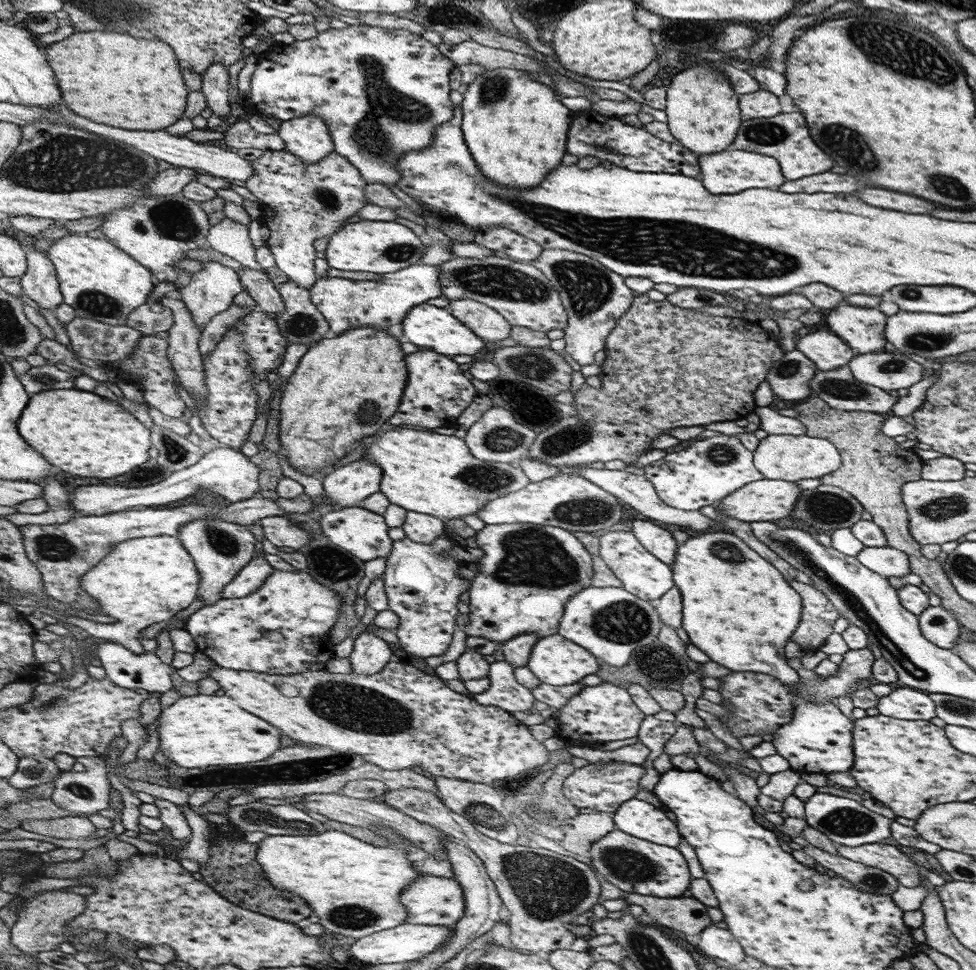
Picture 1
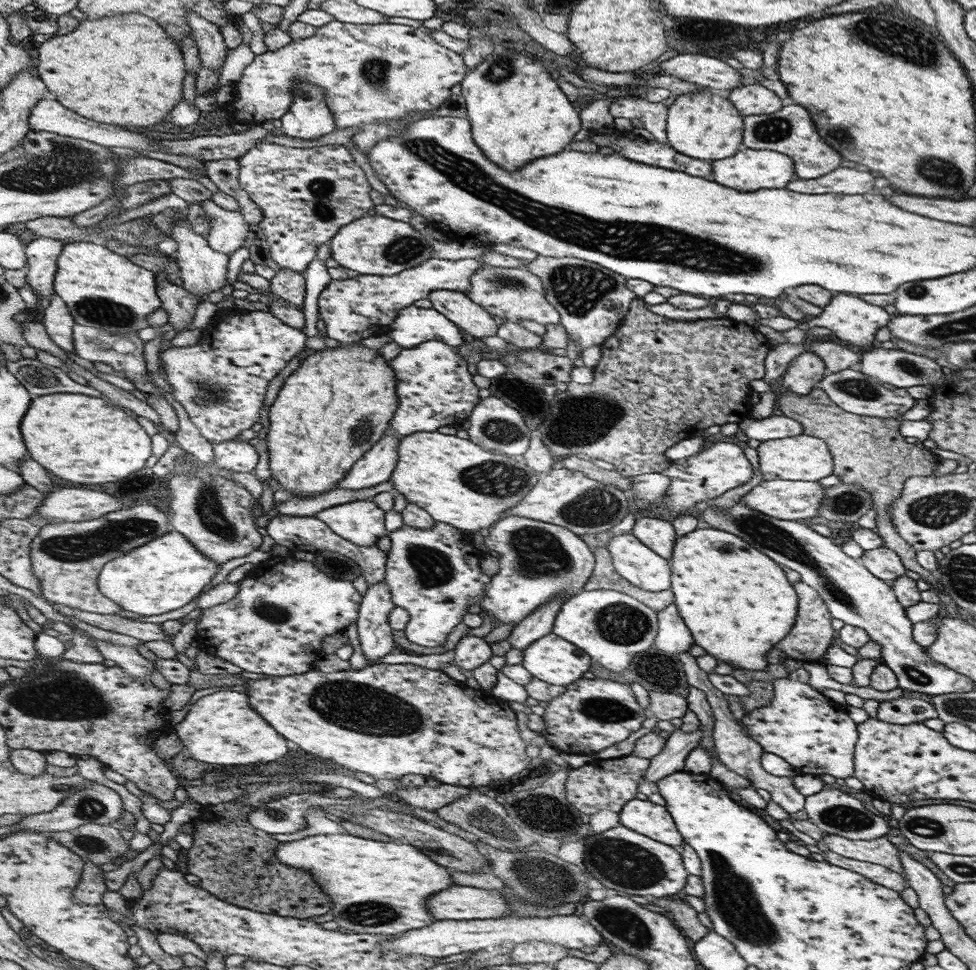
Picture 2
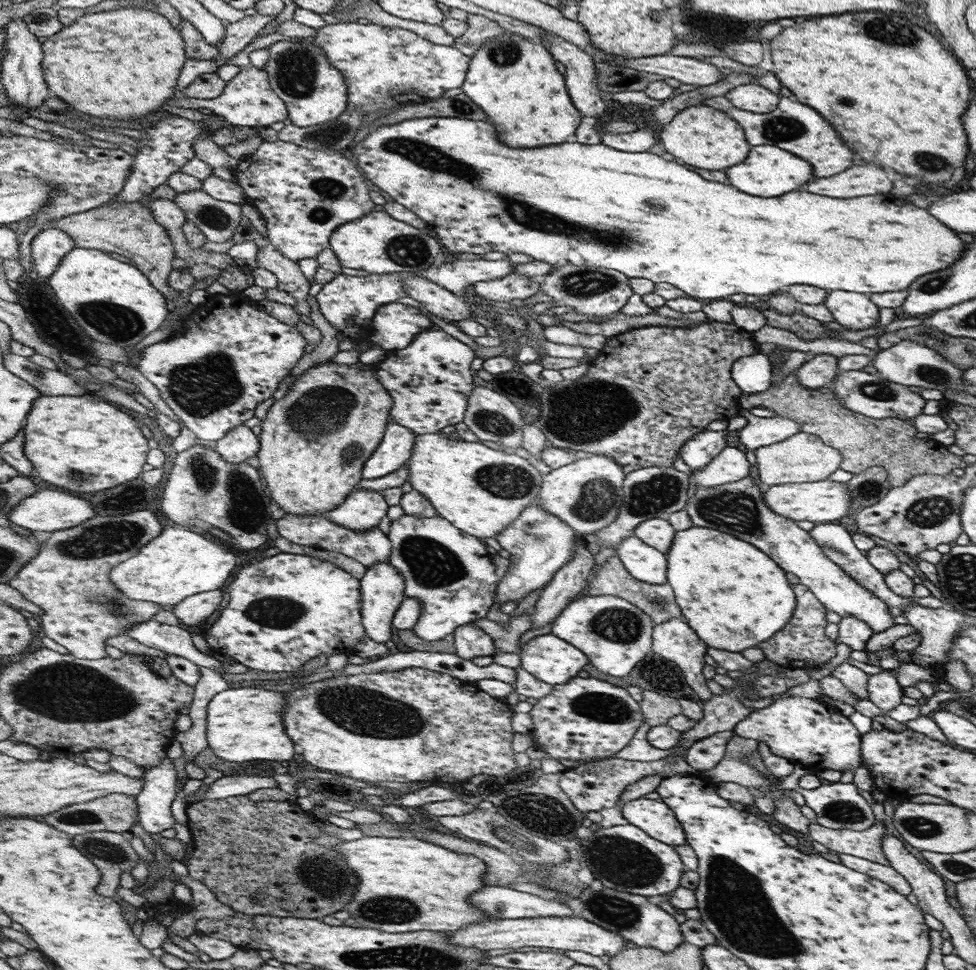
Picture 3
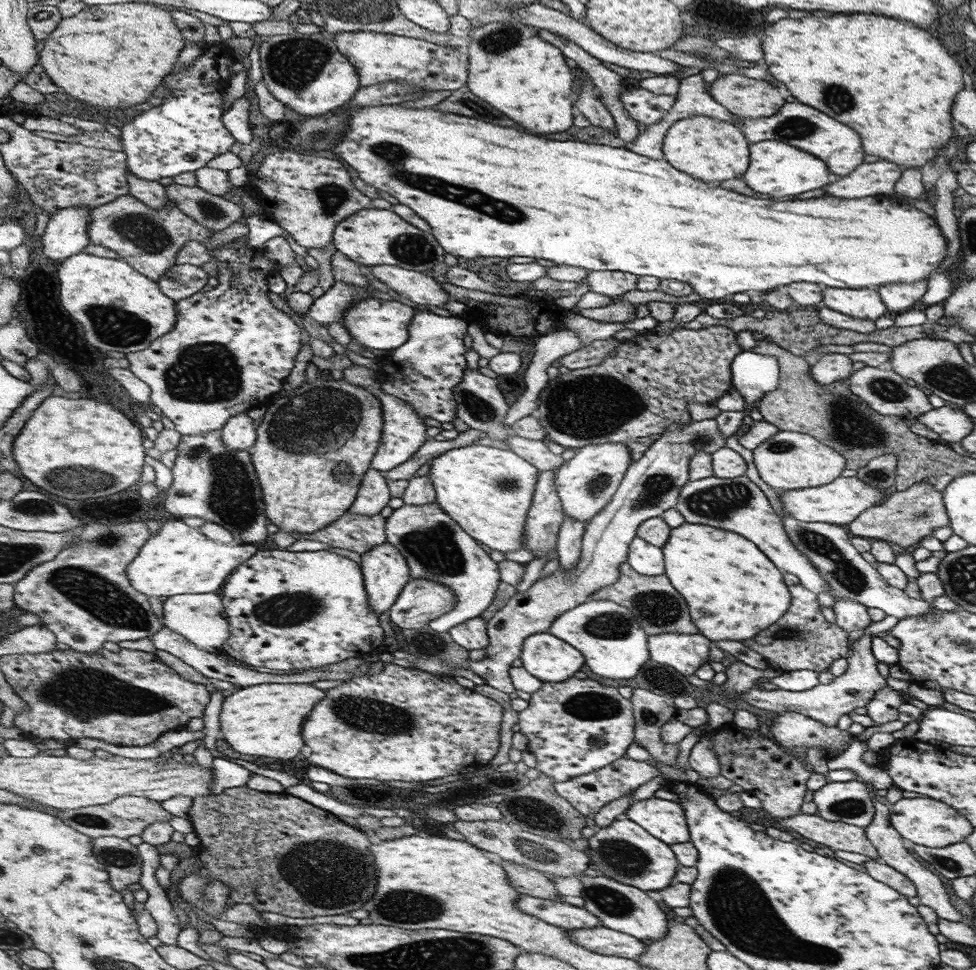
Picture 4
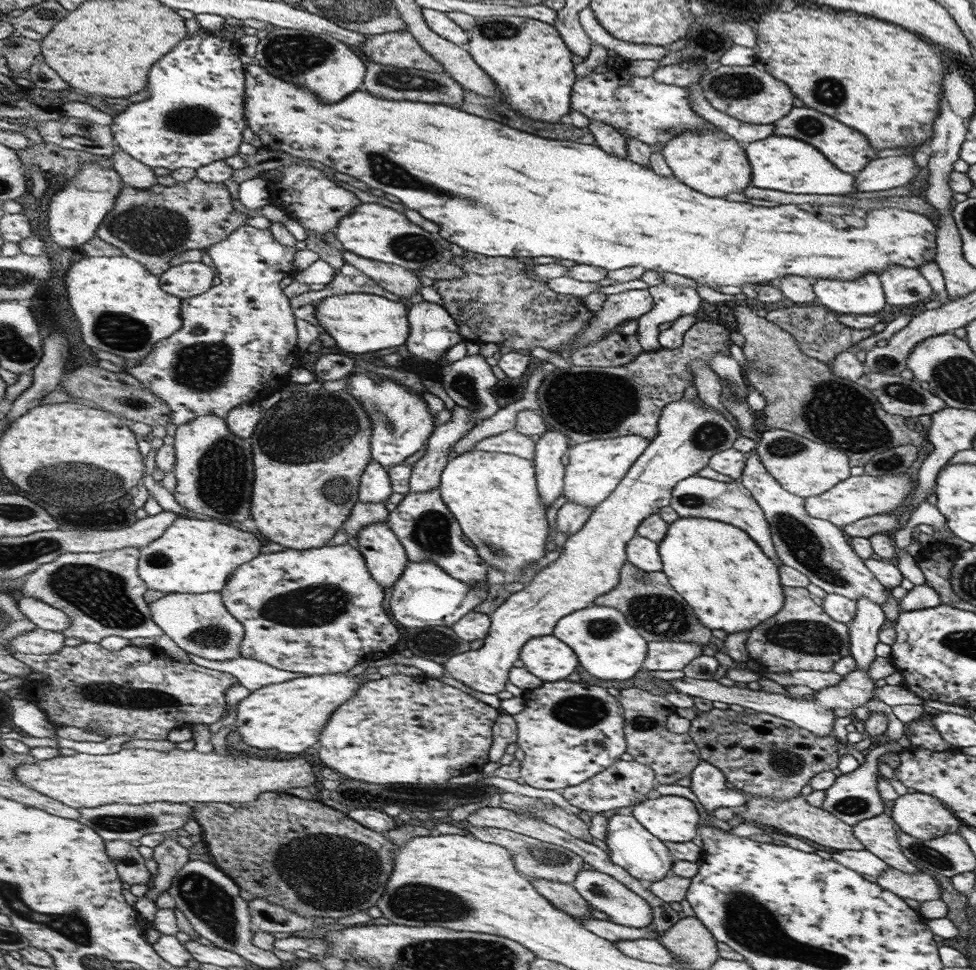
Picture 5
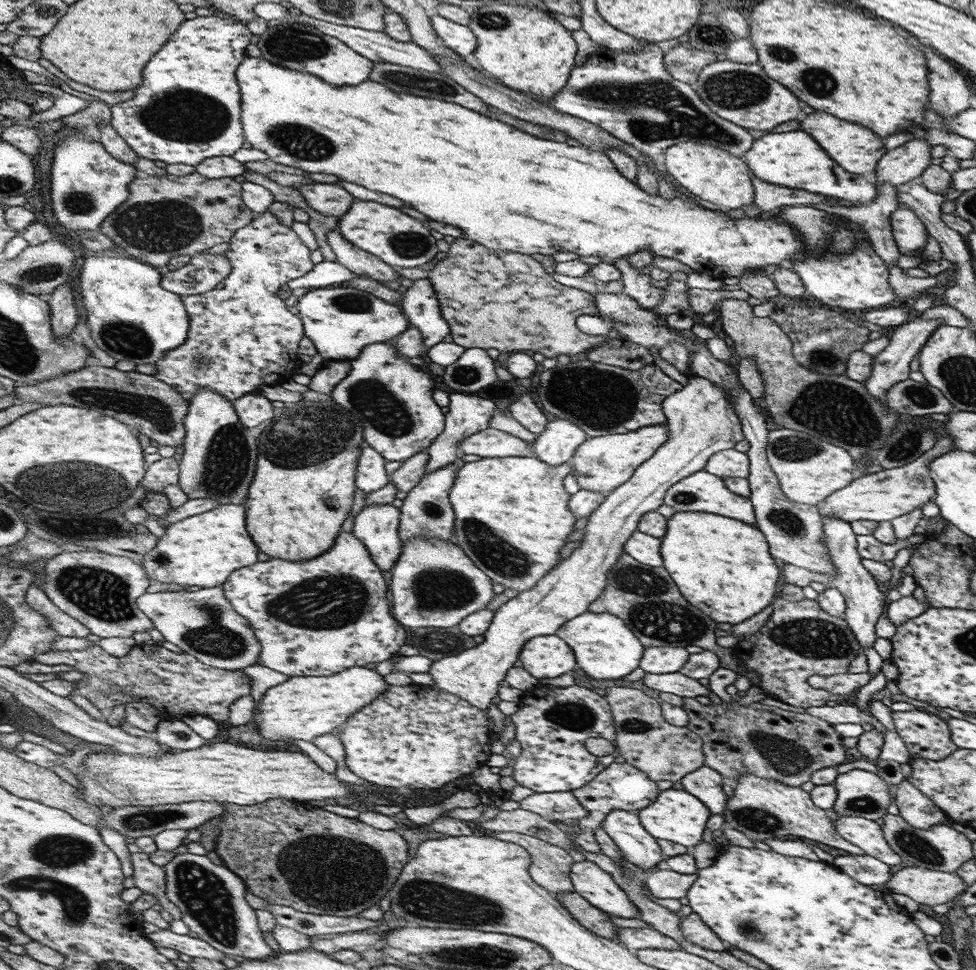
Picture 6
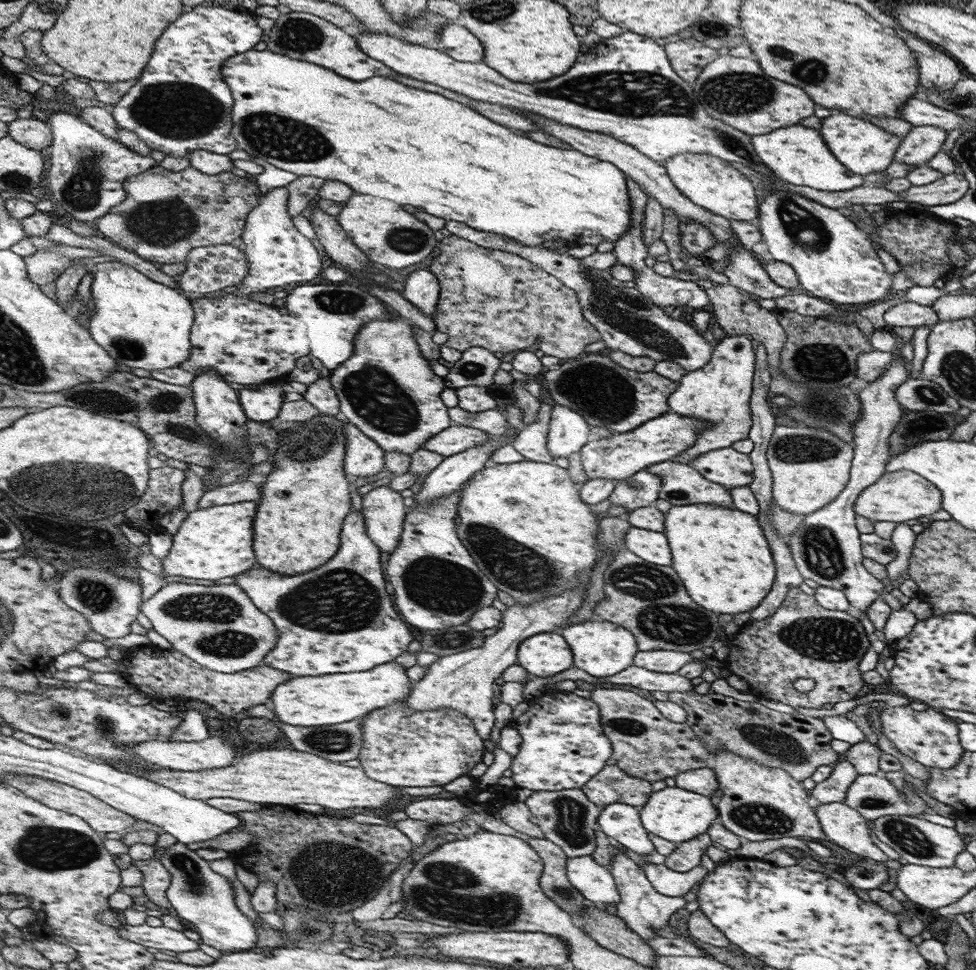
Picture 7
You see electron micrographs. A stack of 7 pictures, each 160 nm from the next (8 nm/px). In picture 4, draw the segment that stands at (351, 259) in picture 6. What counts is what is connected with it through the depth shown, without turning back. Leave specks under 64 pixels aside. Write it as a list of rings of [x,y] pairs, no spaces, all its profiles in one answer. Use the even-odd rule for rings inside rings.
[[[390,265],[369,267],[369,270],[380,282],[384,282],[400,296],[416,302],[422,308],[426,308],[427,305],[443,307],[451,300],[450,295],[432,278],[431,273]]]

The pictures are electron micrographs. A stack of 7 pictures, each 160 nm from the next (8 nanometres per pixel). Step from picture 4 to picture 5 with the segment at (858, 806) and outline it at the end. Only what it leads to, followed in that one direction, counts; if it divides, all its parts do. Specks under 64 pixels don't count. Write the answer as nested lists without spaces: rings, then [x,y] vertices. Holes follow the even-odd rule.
[[[904,734],[896,742],[889,742],[885,745],[874,745],[865,753],[865,762],[860,764],[856,770],[848,774],[841,774],[835,777],[834,784],[825,790],[826,796],[822,803],[822,808],[827,809],[840,820],[847,822],[849,825],[857,825],[860,821],[867,818],[874,818],[879,814],[884,813],[886,800],[880,797],[878,793],[878,758],[882,754],[890,752],[902,752],[905,749],[912,747],[910,740]]]

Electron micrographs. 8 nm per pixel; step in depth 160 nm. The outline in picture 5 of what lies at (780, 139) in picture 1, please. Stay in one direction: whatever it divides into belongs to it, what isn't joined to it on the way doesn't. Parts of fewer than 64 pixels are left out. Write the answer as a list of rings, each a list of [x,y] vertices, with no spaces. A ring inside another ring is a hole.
[[[793,108],[778,123],[773,124],[776,127],[774,135],[776,136],[792,136],[796,140],[808,140],[808,144],[816,144],[816,148],[820,148],[820,152],[824,152],[824,156],[828,156],[828,160],[832,160],[832,164],[836,164],[836,168],[844,168],[843,172],[847,174],[856,174],[864,171],[867,164],[872,160],[876,160],[878,149],[866,140],[864,134],[860,134],[858,130],[852,130],[848,126],[844,126],[842,122],[816,112],[812,108]]]

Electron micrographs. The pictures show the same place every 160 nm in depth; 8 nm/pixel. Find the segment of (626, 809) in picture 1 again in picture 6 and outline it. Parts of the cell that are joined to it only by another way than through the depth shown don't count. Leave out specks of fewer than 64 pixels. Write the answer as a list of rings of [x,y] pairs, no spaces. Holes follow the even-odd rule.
[[[673,787],[661,791],[650,806],[639,810],[639,819],[652,836],[675,842],[691,850],[698,849],[702,844],[702,833],[707,828],[707,820],[711,818],[711,815],[710,809],[699,797],[692,796],[692,793],[684,789],[679,790]]]

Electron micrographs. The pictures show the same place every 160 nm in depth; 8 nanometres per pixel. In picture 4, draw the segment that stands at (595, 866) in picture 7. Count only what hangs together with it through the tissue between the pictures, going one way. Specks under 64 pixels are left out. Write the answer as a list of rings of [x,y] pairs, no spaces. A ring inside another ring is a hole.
[[[584,876],[581,882],[583,889],[580,898],[585,902],[583,908],[598,917],[603,922],[602,926],[628,933],[646,943],[663,939],[670,931],[666,914],[644,891],[631,885],[620,884],[619,881],[610,880],[606,876]]]

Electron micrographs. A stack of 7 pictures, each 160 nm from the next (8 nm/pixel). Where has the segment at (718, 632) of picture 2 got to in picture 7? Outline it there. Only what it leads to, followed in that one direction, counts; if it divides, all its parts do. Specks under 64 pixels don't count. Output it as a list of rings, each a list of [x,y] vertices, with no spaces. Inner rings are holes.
[[[692,504],[671,506],[666,514],[666,528],[671,555],[674,557],[671,567],[680,572],[692,600],[702,608],[720,614],[740,614],[758,607],[774,586],[774,553],[756,516],[746,514],[736,508],[722,508],[714,504]]]

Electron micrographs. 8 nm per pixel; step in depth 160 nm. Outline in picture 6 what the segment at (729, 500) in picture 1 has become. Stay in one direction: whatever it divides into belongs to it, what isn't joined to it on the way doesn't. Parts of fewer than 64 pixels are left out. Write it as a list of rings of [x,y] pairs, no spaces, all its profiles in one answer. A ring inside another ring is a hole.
[[[940,438],[936,445],[914,462],[898,468],[882,469],[880,472],[857,476],[847,487],[834,492],[819,504],[818,510],[826,518],[838,518],[851,523],[855,520],[891,521],[896,517],[922,509],[935,499],[935,481],[930,475],[929,464],[952,447],[950,438]]]

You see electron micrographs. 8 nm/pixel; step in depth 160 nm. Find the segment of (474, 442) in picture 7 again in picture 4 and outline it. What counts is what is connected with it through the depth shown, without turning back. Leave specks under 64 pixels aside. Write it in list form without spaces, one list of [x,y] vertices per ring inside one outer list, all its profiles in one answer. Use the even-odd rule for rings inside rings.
[[[513,434],[512,438],[505,442],[512,452],[531,461],[540,471],[558,469],[565,462],[560,455],[552,453],[542,441],[528,440]]]

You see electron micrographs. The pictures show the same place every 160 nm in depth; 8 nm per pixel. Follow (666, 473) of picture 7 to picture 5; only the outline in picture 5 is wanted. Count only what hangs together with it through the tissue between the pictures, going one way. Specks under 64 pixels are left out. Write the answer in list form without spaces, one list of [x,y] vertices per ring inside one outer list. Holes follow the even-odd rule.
[[[689,476],[676,483],[672,494],[671,508],[682,518],[719,520],[744,529],[744,532],[748,532],[760,544],[760,548],[764,548],[764,552],[768,552],[768,556],[772,556],[772,560],[776,561],[776,564],[783,566],[783,561],[779,560],[778,551],[774,545],[771,525],[762,506],[756,502],[753,493],[739,479],[718,482],[703,476]]]

